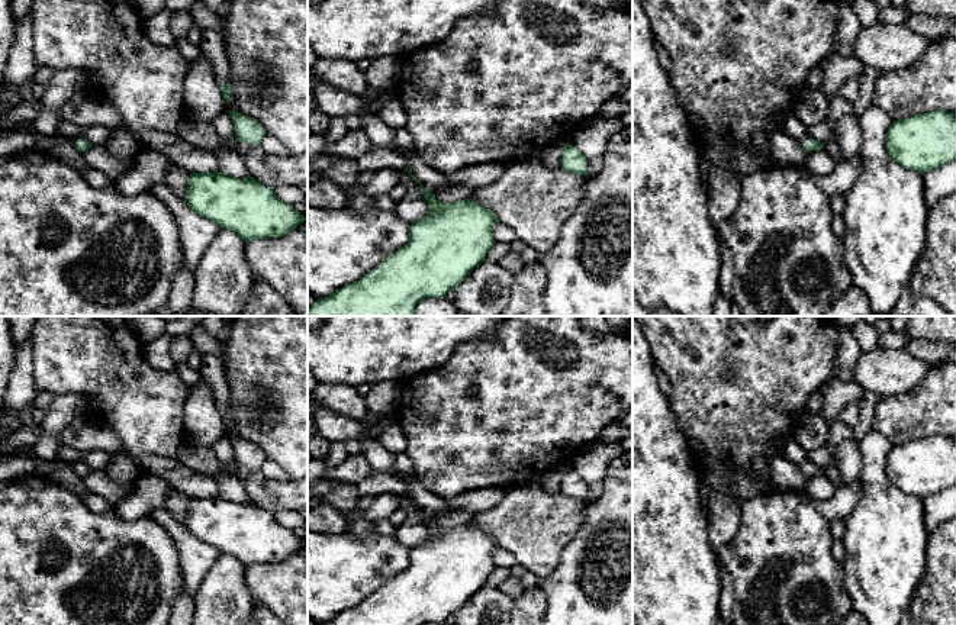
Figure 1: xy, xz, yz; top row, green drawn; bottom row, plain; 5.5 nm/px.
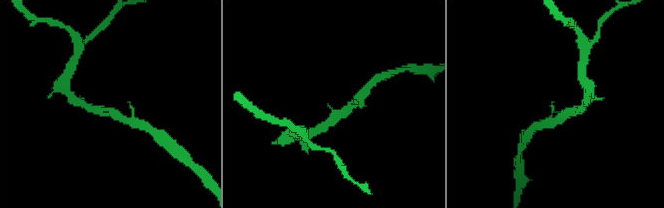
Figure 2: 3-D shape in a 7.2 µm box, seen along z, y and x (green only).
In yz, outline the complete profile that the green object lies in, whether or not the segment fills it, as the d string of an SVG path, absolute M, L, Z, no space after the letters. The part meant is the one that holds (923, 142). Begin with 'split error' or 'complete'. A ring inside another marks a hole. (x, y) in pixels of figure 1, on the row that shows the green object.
complete; M933 110L894 120L885 145L899 165L924 175L956 160L956 115Z

